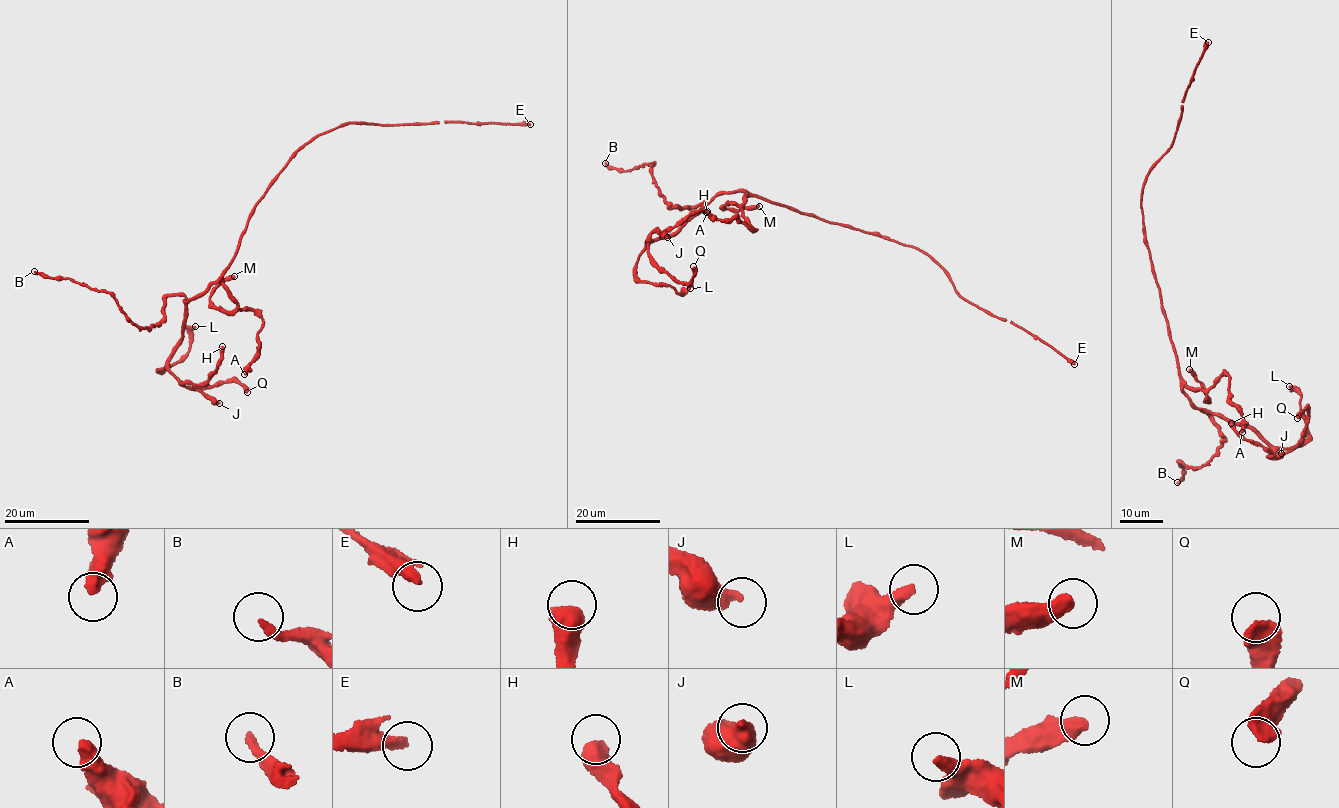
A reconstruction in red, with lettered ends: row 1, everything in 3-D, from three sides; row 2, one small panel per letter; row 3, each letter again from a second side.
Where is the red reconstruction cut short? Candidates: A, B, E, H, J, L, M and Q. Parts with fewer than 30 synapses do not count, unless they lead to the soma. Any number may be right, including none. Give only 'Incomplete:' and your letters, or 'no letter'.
Incomplete: E

